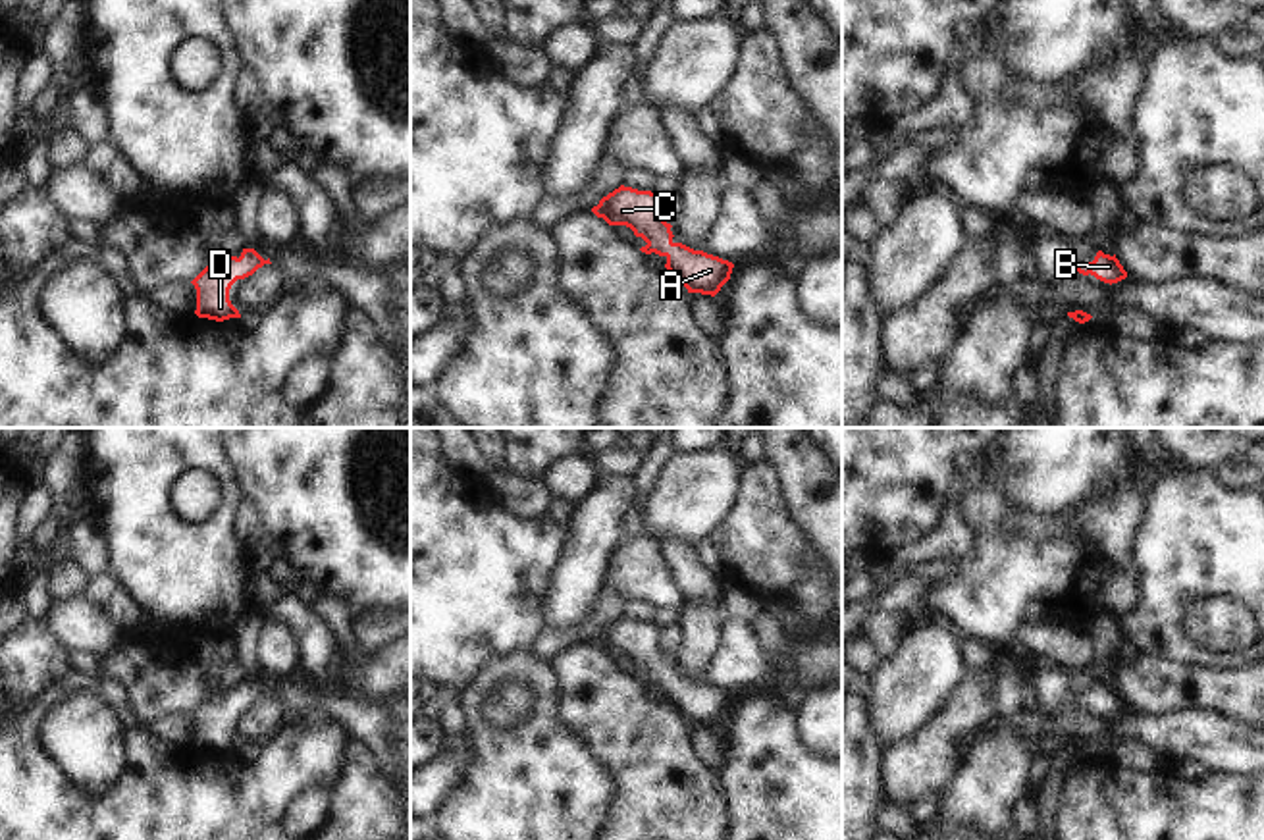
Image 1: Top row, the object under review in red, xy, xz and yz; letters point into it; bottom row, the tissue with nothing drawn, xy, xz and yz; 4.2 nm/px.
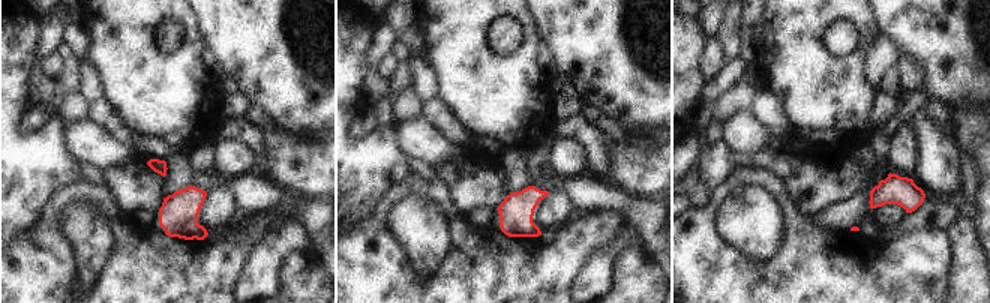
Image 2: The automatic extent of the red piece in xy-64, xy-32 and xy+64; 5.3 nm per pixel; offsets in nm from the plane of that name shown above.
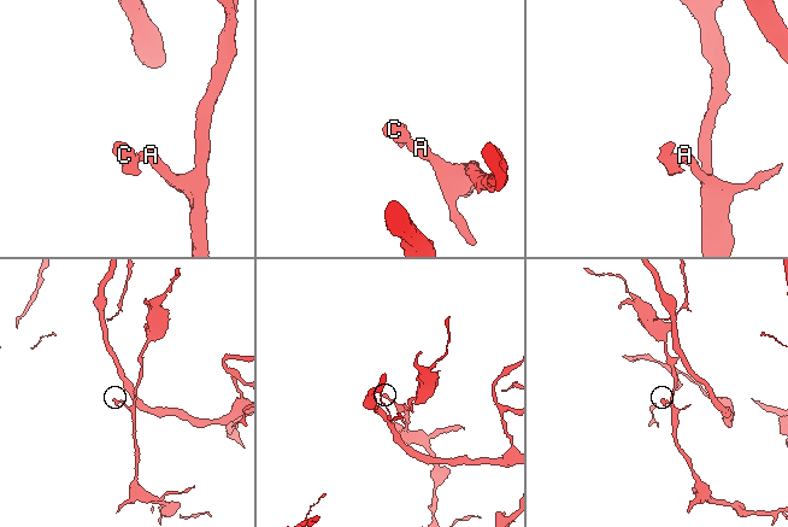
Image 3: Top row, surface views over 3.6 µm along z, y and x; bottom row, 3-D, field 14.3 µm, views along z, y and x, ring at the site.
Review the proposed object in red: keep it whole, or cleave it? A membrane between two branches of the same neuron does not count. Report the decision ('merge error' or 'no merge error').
no merge error

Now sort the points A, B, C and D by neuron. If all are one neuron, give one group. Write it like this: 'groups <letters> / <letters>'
groups A B C D

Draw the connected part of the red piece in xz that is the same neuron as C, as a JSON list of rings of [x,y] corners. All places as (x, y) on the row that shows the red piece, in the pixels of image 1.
[[[620,185],[592,208],[609,225],[626,225],[647,245],[640,250],[667,258],[665,268],[674,274],[688,293],[715,297],[730,279],[734,264],[703,250],[694,250],[672,241],[671,223],[659,214],[659,197],[651,191],[638,191]]]

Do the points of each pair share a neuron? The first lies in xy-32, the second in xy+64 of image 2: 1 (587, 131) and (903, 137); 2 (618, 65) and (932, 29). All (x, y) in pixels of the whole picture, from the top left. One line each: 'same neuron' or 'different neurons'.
1: different neurons
2: same neuron

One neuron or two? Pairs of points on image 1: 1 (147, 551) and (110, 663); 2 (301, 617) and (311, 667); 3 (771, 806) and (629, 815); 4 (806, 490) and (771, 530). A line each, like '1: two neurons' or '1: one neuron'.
1: two neurons
2: one neuron
3: two neurons
4: two neurons

